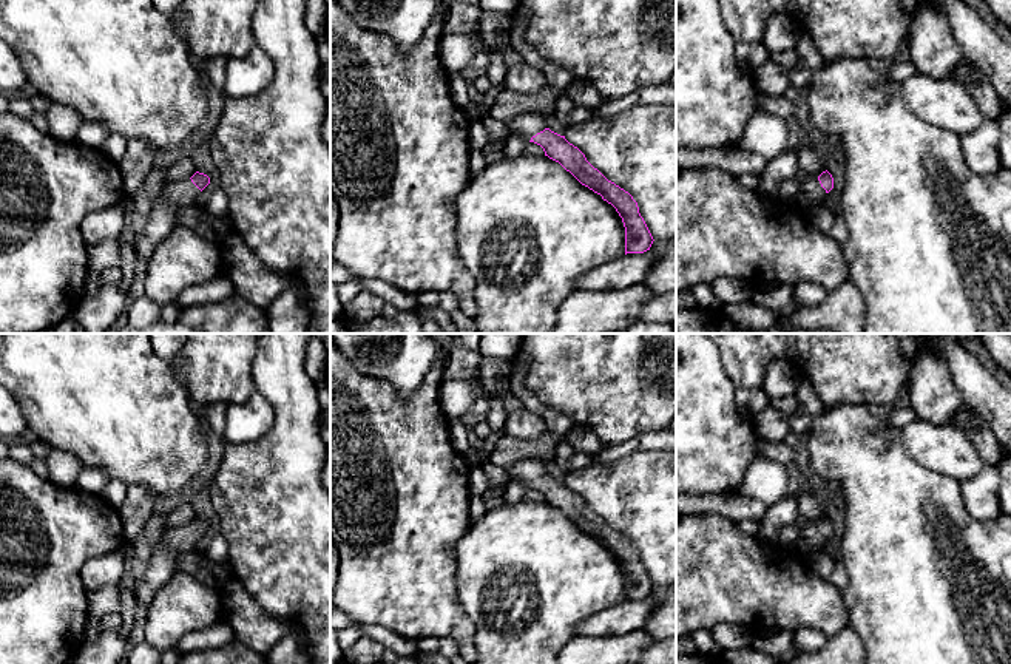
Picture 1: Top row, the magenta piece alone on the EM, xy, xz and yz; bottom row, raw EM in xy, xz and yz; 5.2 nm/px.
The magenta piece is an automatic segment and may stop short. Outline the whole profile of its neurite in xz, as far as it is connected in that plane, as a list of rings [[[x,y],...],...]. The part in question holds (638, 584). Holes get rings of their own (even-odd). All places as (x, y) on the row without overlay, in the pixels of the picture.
[[[537,457],[520,459],[506,466],[506,471],[511,480],[520,480],[529,488],[540,491],[545,502],[559,508],[582,531],[600,540],[604,547],[616,554],[625,573],[625,601],[650,596],[654,585],[633,542],[608,527],[565,482],[551,477],[543,460]]]

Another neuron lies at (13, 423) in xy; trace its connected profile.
[[[0,386],[0,437],[19,437],[26,429],[26,418],[8,389]]]

